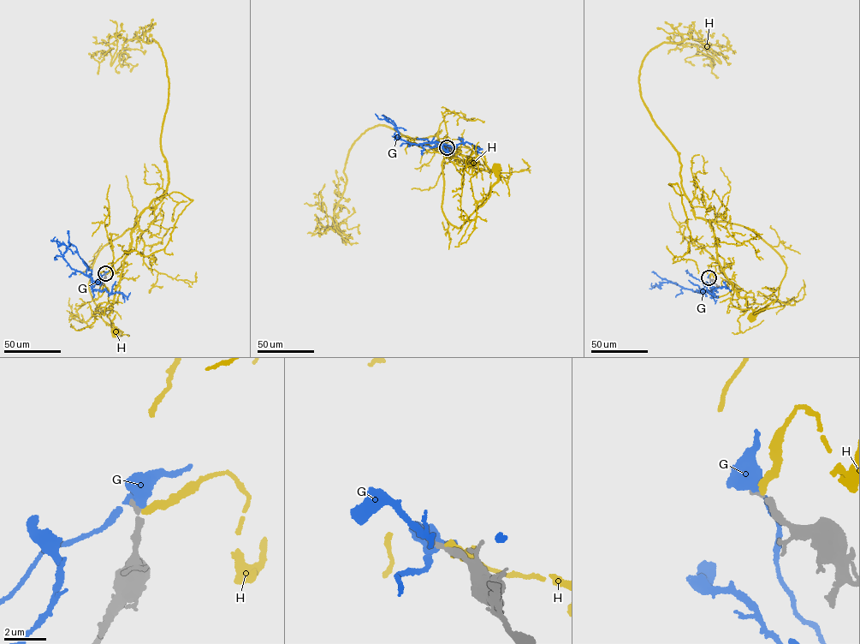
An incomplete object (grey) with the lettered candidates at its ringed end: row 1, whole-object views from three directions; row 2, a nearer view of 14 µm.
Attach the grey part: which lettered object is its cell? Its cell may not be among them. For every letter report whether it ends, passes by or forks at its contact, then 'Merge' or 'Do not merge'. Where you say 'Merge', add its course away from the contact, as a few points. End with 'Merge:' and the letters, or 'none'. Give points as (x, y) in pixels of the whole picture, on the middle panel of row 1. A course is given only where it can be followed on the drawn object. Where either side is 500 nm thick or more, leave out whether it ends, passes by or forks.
G: It passes by. Do not merge
H: It ends there. Do not merge
Merge: none

